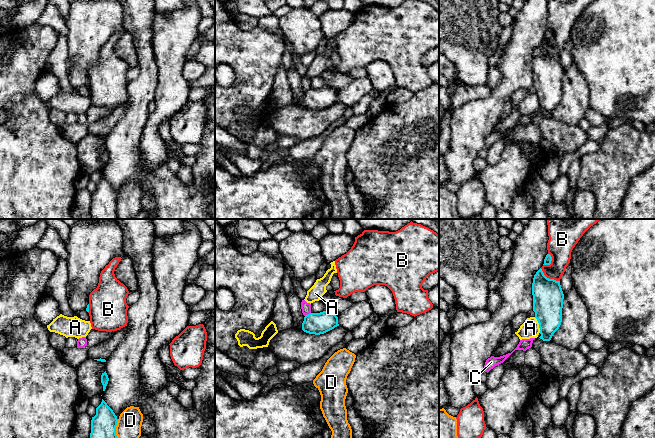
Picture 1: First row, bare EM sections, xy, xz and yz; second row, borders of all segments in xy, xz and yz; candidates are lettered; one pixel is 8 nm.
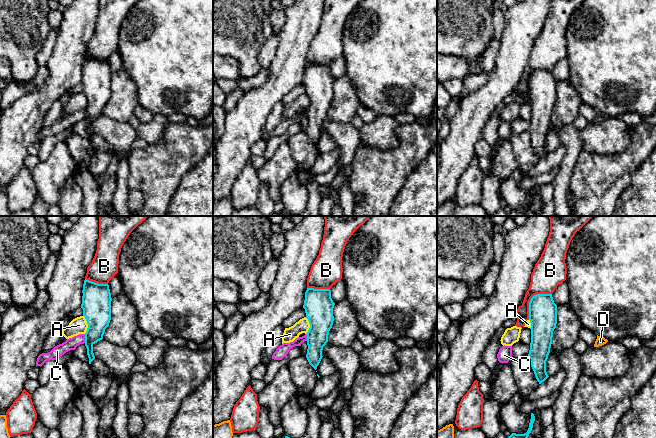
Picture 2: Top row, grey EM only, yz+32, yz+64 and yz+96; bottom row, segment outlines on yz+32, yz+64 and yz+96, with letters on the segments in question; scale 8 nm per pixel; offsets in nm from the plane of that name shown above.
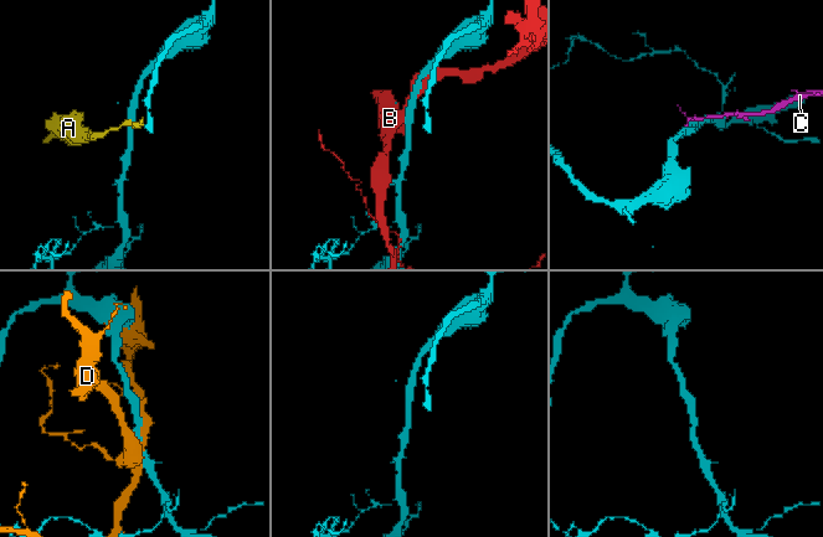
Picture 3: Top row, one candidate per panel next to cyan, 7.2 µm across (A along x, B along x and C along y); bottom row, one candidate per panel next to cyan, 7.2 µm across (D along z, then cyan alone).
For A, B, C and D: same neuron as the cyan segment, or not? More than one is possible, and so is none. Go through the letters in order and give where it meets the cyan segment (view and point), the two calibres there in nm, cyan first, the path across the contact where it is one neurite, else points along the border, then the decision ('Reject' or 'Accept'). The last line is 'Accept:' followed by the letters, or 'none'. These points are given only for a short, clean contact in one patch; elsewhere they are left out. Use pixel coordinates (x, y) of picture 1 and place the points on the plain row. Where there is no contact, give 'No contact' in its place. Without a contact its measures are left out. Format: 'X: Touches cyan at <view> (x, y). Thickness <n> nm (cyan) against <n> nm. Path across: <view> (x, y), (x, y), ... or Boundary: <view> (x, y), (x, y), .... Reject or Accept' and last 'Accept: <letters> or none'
A: Touches cyan at yz (539, 101). Thickness 240 nm (cyan) against 140 nm. Boundary: yz (534, 93), (540, 108). Reject
B: Touches cyan at yz (548, 54). Thickness 240 nm (cyan) against 180 nm. Reject
C: Touches cyan at xz (308, 90). Thickness 180 nm (cyan) against 80 nm. Boundary: xz (310, 88), (305, 92). Reject
D: Touches cyan at xy (115, 207). Thickness 220 nm (cyan) against 200 nm. Reject
Accept: none

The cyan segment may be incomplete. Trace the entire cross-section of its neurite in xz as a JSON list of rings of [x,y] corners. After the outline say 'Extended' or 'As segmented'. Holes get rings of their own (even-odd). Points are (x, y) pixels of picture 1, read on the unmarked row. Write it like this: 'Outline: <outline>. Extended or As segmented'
Outline: [[[332,87],[310,89],[304,93],[302,106],[309,110],[324,110],[339,102],[338,93]]]. As segmented

